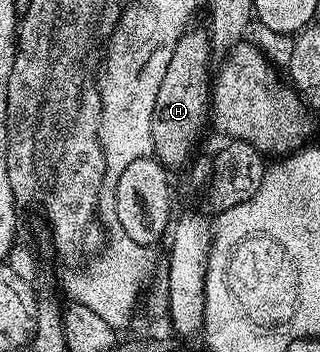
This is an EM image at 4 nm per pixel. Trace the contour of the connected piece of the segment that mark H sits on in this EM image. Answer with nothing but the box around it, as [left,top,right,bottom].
[151,26,211,169]

